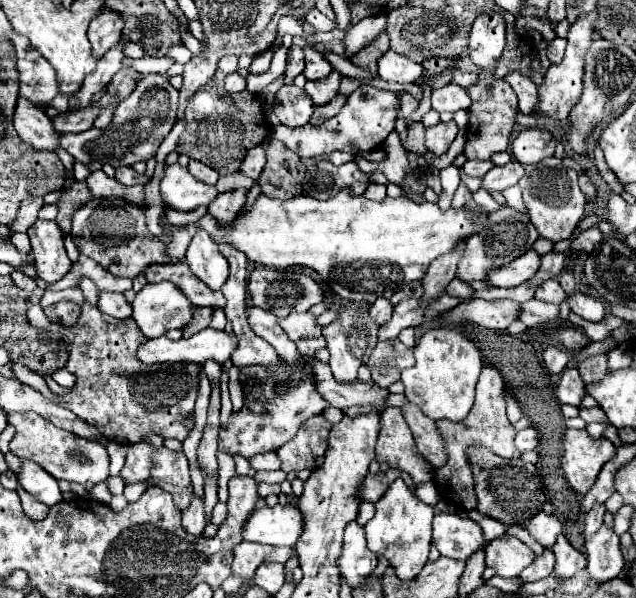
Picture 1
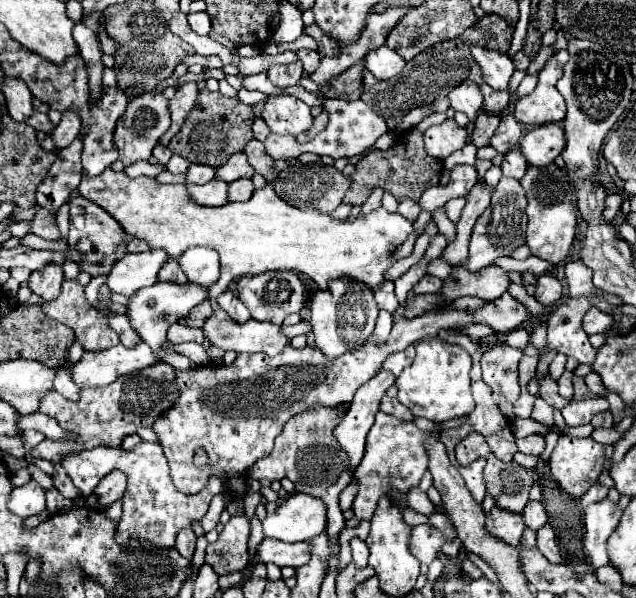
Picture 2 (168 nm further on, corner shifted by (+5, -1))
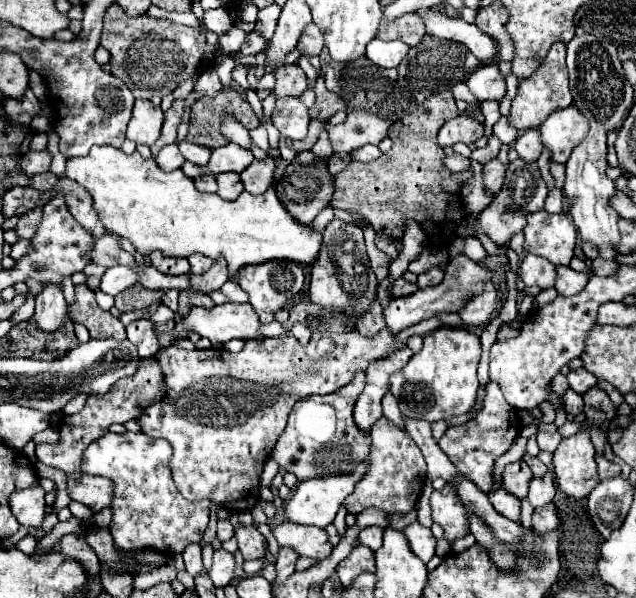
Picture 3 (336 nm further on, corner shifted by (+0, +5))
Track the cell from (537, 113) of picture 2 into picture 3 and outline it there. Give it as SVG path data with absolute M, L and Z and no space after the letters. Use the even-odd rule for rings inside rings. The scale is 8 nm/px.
M554 42L554 46L550 48L546 60L542 62L542 66L526 80L520 82L518 86L518 94L512 100L512 108L510 108L510 116L508 122L516 128L516 130L530 130L530 128L538 128L554 110L566 108L572 104L572 94L568 90L568 70L566 70L566 44L562 42Z

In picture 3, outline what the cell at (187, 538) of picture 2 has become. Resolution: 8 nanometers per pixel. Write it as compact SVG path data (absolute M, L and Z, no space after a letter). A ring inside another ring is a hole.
M190 544L186 550L184 550L184 566L188 570L190 576L200 576L202 572L202 556L200 556L200 544Z

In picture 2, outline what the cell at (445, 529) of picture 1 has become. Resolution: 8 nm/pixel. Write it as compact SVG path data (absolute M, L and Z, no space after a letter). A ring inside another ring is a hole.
M431 524L415 526L411 532L411 550L423 564L431 564L439 556L445 542L445 534Z

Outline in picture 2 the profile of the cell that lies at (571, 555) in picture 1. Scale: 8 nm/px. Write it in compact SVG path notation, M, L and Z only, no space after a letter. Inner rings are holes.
M545 524L541 530L537 530L537 548L539 548L539 552L541 552L551 564L565 564L559 548L557 548L553 528L551 528L549 524Z

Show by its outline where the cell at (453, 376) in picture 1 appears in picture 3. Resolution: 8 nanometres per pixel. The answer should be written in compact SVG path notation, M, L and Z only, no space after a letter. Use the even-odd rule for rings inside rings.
M440 326L424 336L424 346L410 362L390 376L390 392L400 404L404 418L424 418L426 422L448 420L474 408L478 392L476 368L480 362L480 338L464 328Z

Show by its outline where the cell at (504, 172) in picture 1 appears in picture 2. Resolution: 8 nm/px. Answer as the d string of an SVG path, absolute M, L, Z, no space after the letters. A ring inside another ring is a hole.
M511 150L509 154L503 156L503 162L501 162L503 176L521 180L523 174L525 174L525 170L527 170L527 162L525 162L525 158L523 158L523 154L519 150Z

